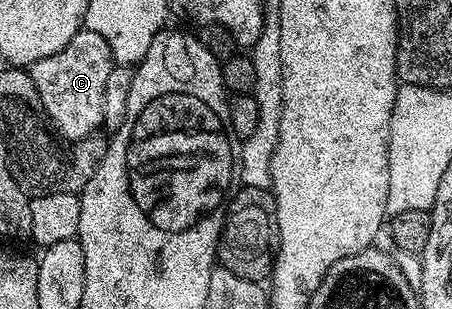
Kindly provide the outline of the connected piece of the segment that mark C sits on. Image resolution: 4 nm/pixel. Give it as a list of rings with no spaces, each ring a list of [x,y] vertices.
[[[86,27],[73,35],[73,39],[69,39],[69,43],[57,51],[57,55],[49,55],[30,66],[29,72],[39,92],[42,112],[51,116],[64,142],[86,141],[99,124],[104,124],[103,100],[112,68],[109,43],[105,43],[101,35]]]

